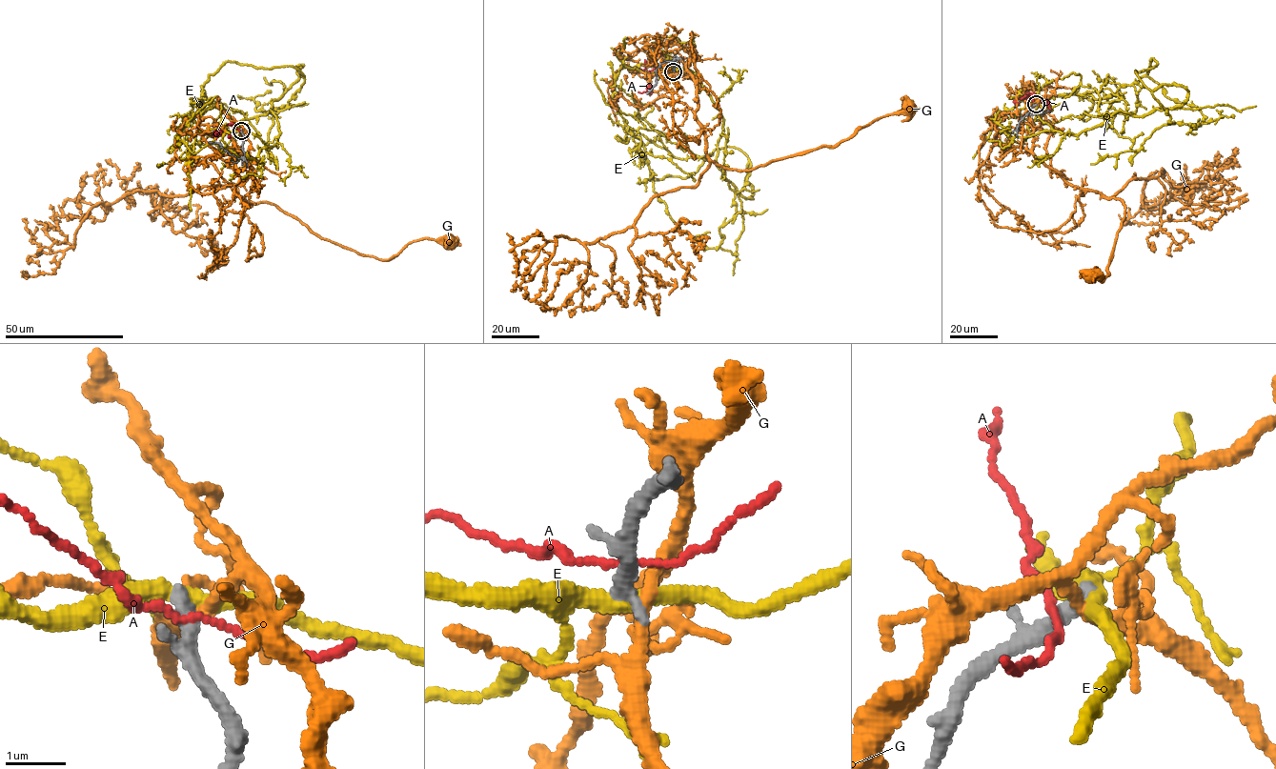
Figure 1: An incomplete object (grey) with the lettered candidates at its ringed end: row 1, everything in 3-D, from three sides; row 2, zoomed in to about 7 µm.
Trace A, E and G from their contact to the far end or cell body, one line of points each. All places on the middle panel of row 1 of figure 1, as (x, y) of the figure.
A: (674, 70), (648, 63), (646, 71), (651, 89), (638, 91)
E: (674, 71), (694, 71), (719, 110), (717, 166), (752, 198), (750, 162), (742, 190), (724, 176), (727, 127)
G: (674, 71), (681, 59), (696, 84), (695, 111), (706, 155), (742, 171), (836, 146), (876, 119), (910, 108)

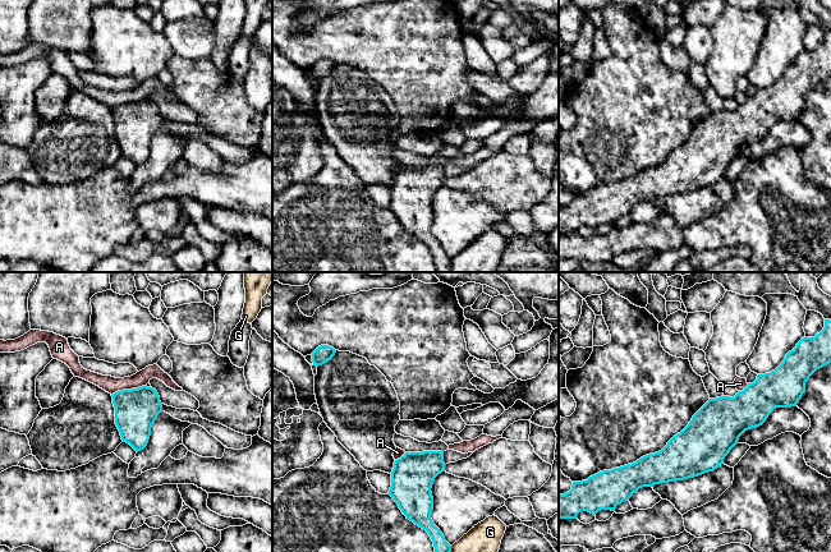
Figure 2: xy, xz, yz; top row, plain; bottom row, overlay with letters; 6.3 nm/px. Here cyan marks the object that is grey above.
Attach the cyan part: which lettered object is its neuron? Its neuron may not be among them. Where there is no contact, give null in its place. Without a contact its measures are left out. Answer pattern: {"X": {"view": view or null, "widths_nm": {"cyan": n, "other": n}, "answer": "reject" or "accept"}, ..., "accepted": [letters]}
{"A": {"view": "xy", "widths_nm": {"cyan": 280, "other": 110}, "answer": "reject"}, "E": {"view": null, "answer": "reject"}, "G": {"view": "xz", "widths_nm": {"cyan": 100, "other": 280}, "answer": "reject"}, "accepted": []}

